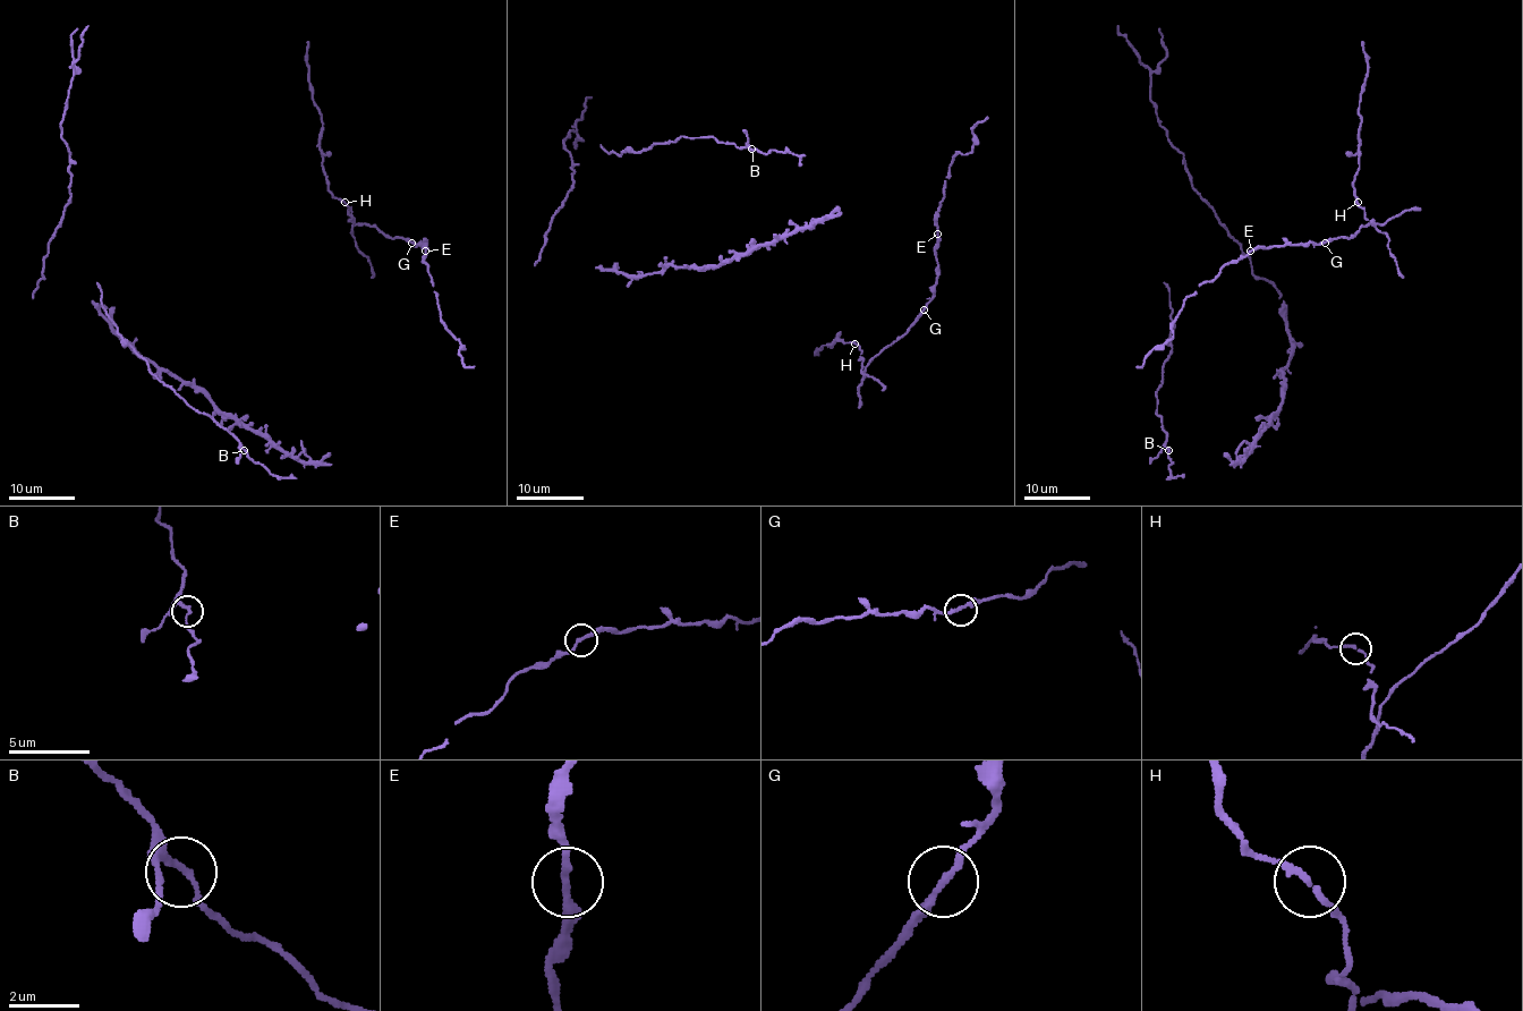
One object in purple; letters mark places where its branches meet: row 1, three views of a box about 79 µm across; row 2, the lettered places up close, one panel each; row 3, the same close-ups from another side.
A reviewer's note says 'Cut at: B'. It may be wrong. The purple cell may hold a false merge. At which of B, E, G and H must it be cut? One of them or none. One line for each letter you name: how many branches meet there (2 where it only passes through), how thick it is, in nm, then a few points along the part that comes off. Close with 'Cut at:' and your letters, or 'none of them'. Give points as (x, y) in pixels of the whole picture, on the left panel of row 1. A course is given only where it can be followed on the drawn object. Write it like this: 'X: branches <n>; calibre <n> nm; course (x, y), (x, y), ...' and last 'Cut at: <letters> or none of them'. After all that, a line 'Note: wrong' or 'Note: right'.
Cut at: none of them
Note: wrong

